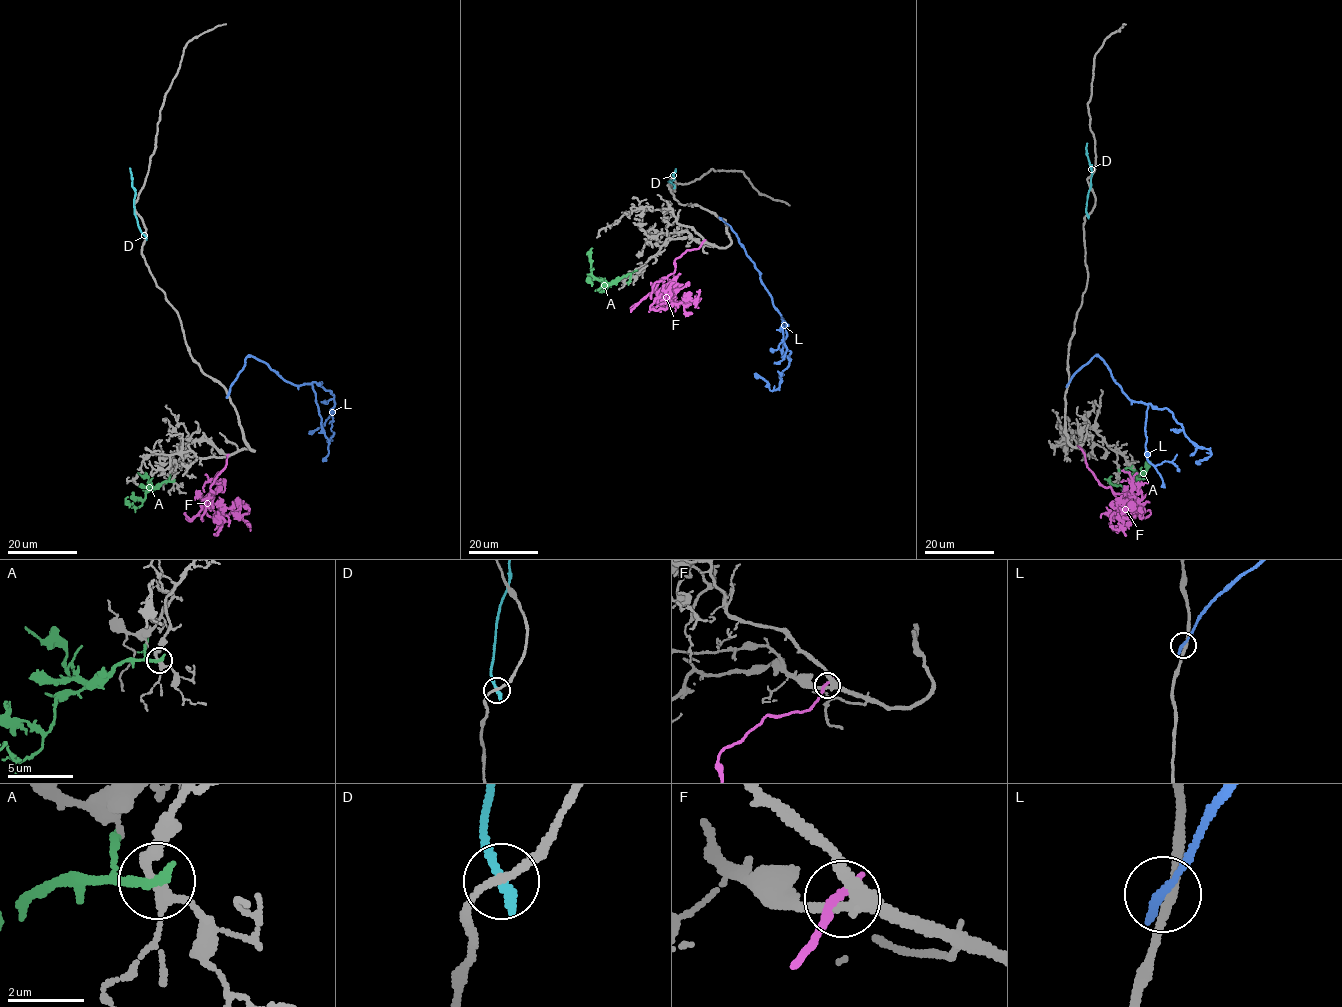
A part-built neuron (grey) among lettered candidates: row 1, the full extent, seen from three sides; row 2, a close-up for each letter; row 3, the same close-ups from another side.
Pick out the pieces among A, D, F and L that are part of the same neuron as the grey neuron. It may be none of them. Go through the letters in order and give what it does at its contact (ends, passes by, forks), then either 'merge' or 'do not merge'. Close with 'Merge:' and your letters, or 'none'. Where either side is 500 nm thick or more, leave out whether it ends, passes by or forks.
A: it ends | do not merge
D: it ends | do not merge
F: it ends | do not merge
L: it ends | do not merge
Merge: none

